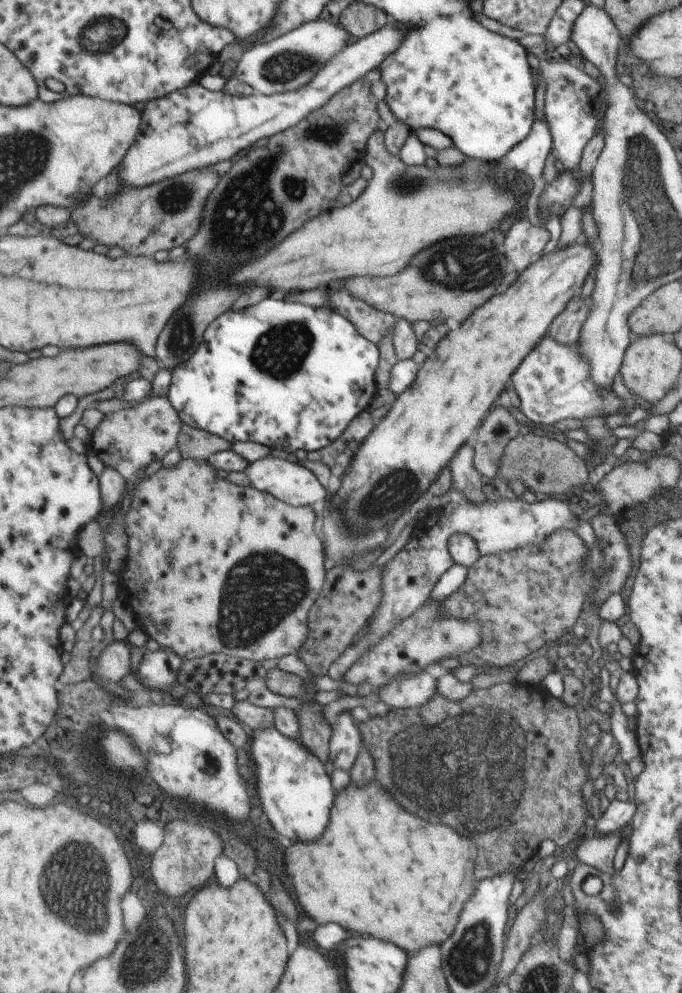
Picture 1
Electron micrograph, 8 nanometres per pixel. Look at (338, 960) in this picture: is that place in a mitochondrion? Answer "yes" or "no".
no

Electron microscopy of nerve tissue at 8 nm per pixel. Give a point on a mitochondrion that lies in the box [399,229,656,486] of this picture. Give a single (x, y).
(475, 270)

